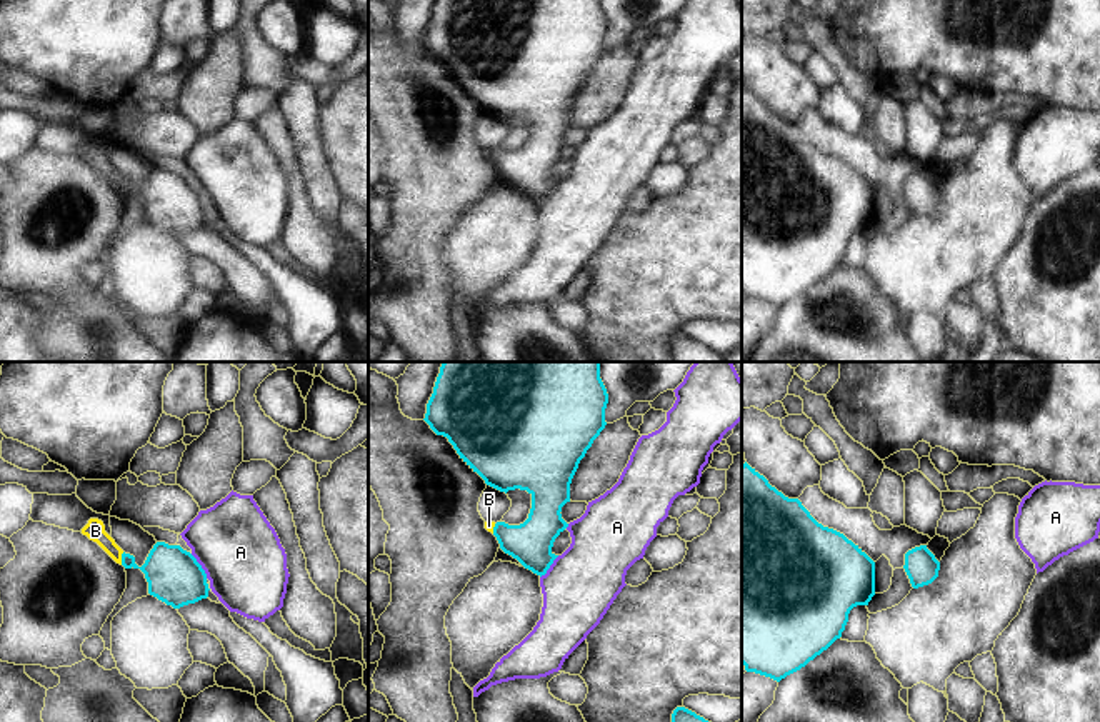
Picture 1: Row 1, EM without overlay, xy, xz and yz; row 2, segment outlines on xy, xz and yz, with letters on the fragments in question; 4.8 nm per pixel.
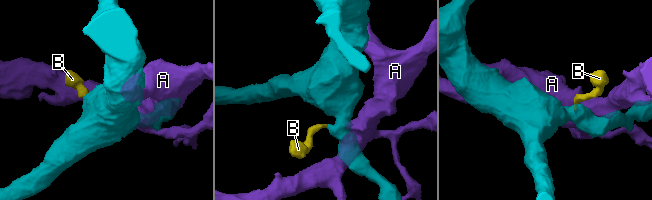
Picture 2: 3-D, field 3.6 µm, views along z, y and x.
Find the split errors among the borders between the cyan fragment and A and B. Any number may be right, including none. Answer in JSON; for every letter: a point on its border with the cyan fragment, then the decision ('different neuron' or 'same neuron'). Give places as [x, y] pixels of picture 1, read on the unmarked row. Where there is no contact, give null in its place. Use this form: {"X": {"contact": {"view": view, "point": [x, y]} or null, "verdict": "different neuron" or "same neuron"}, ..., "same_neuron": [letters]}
{"A": {"contact": {"view": "xy", "point": [200, 192]}, "verdict": "different neuron"}, "B": {"contact": {"view": "xy", "point": [122, 185]}, "verdict": "same neuron"}, "same_neuron": ["B"]}

